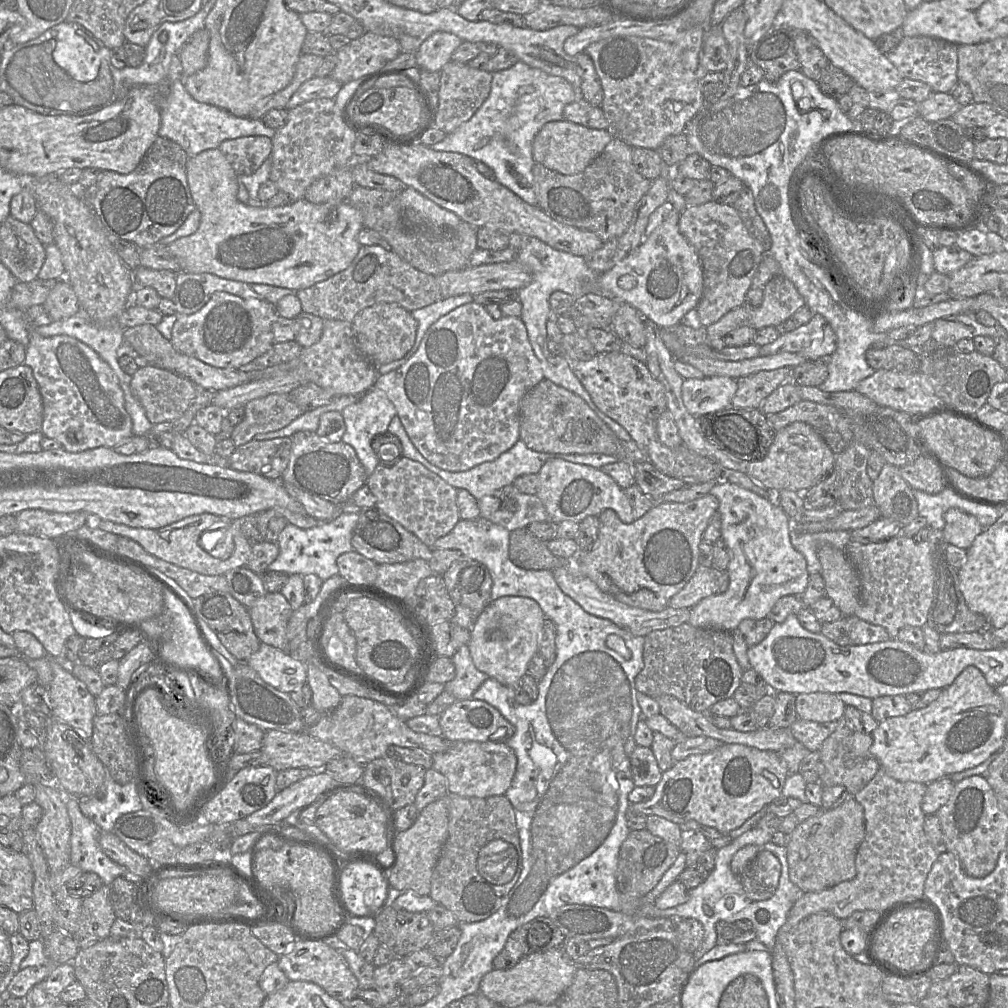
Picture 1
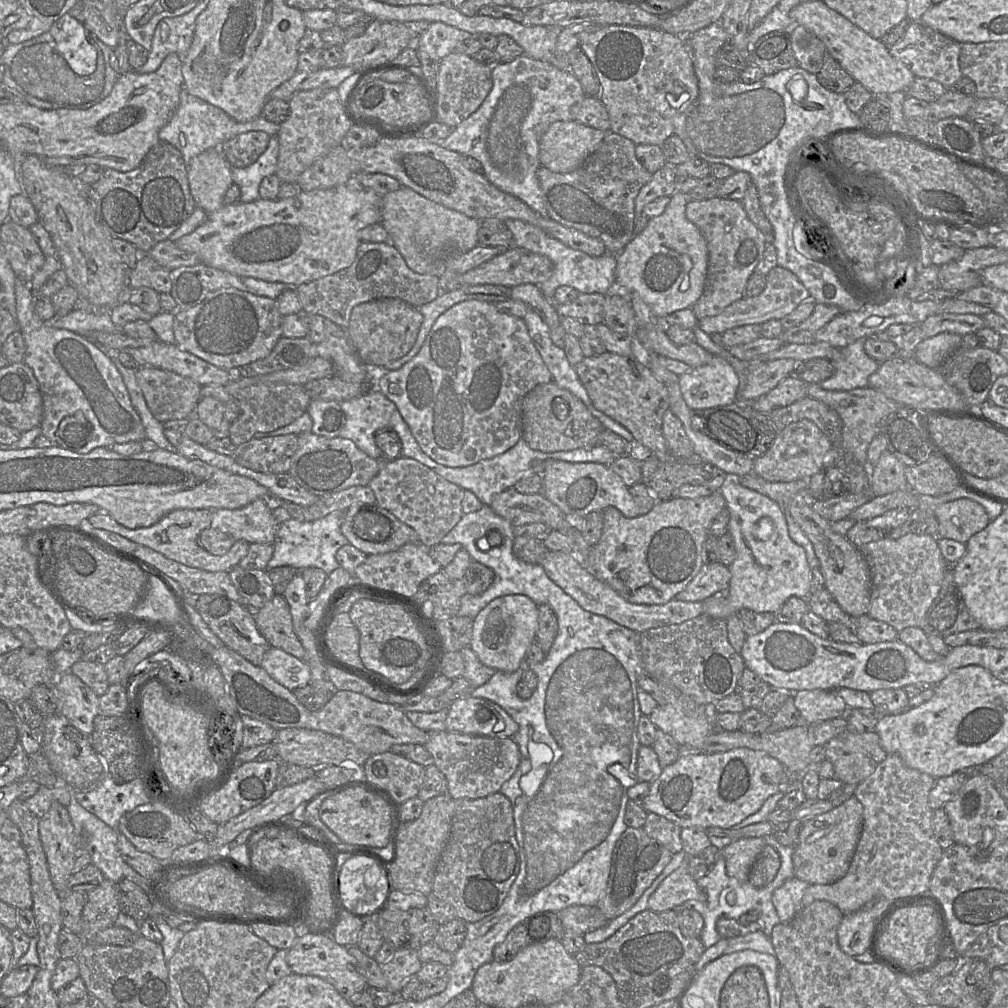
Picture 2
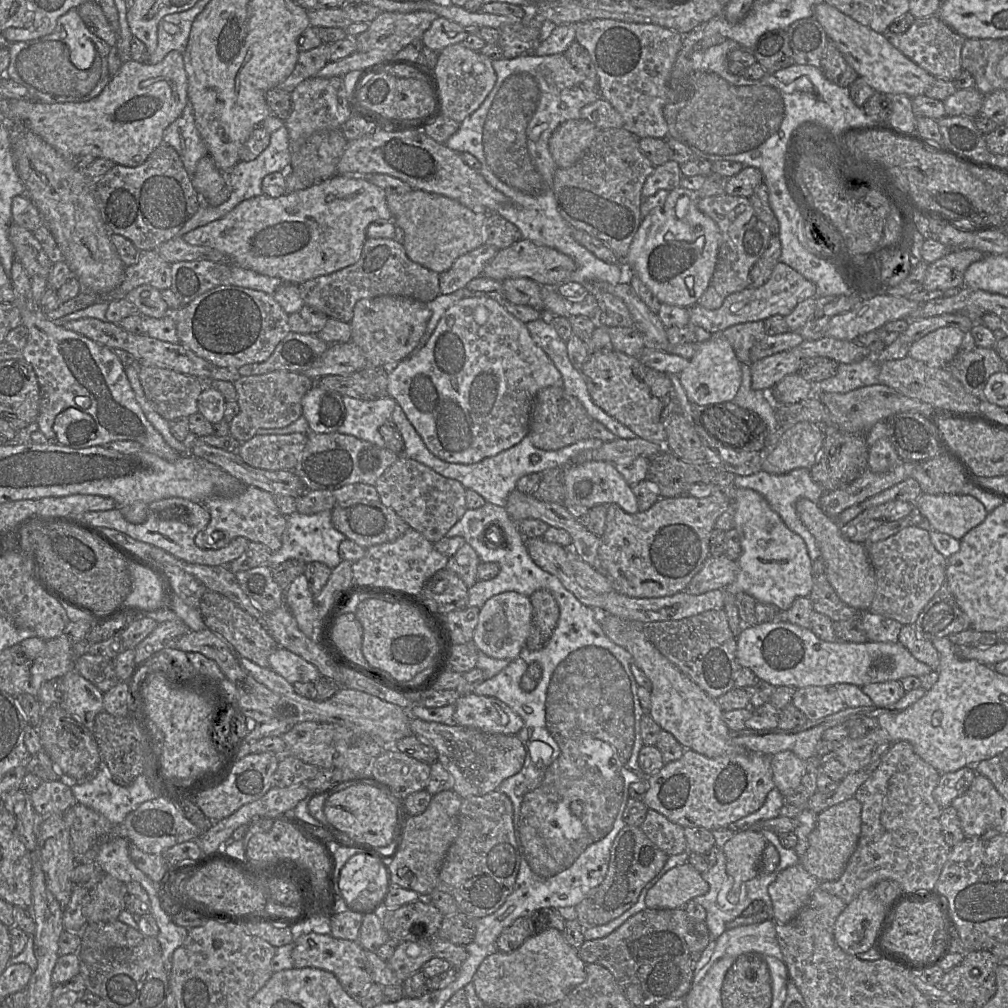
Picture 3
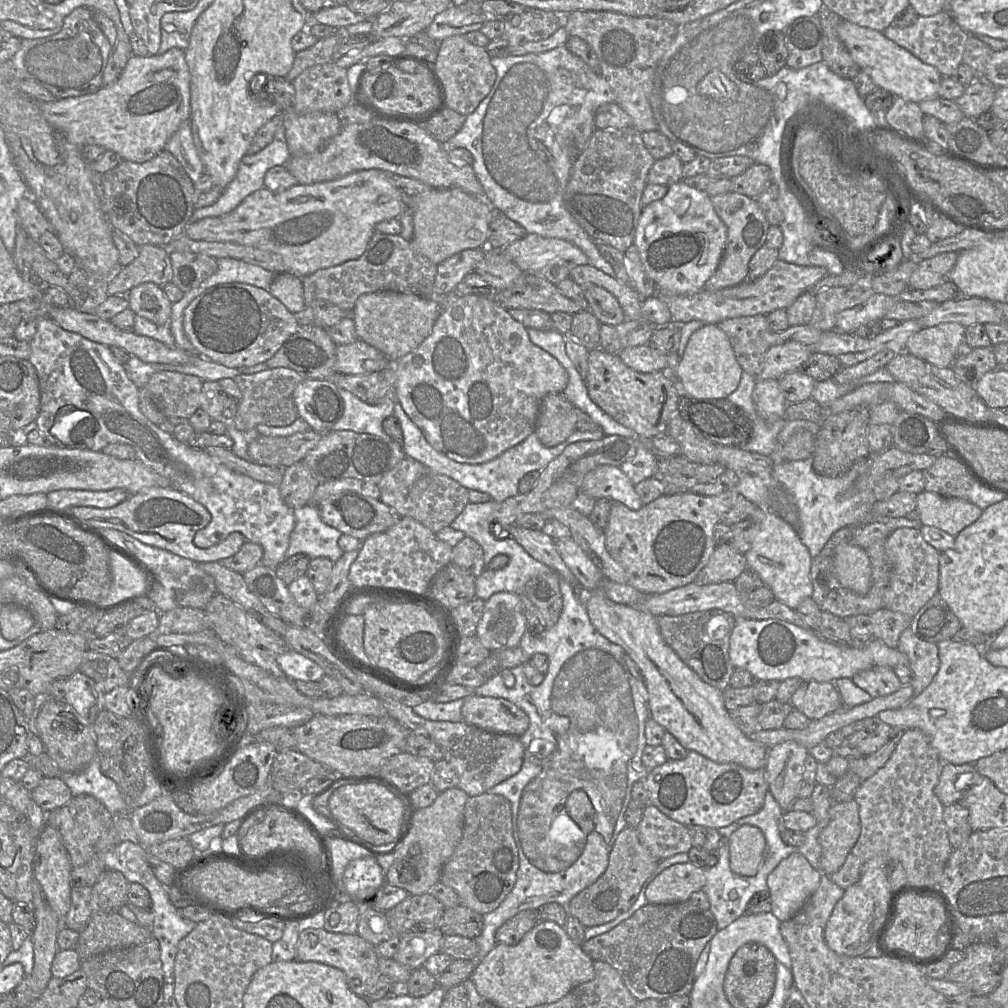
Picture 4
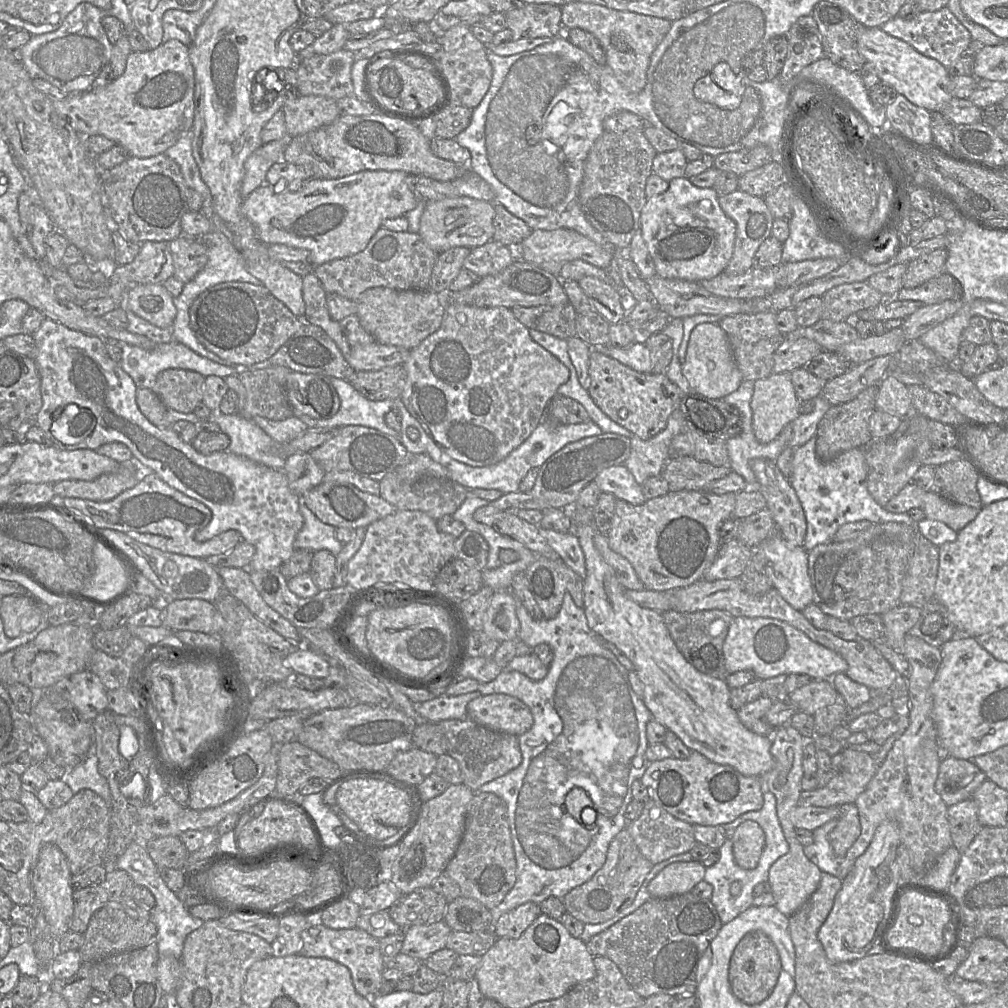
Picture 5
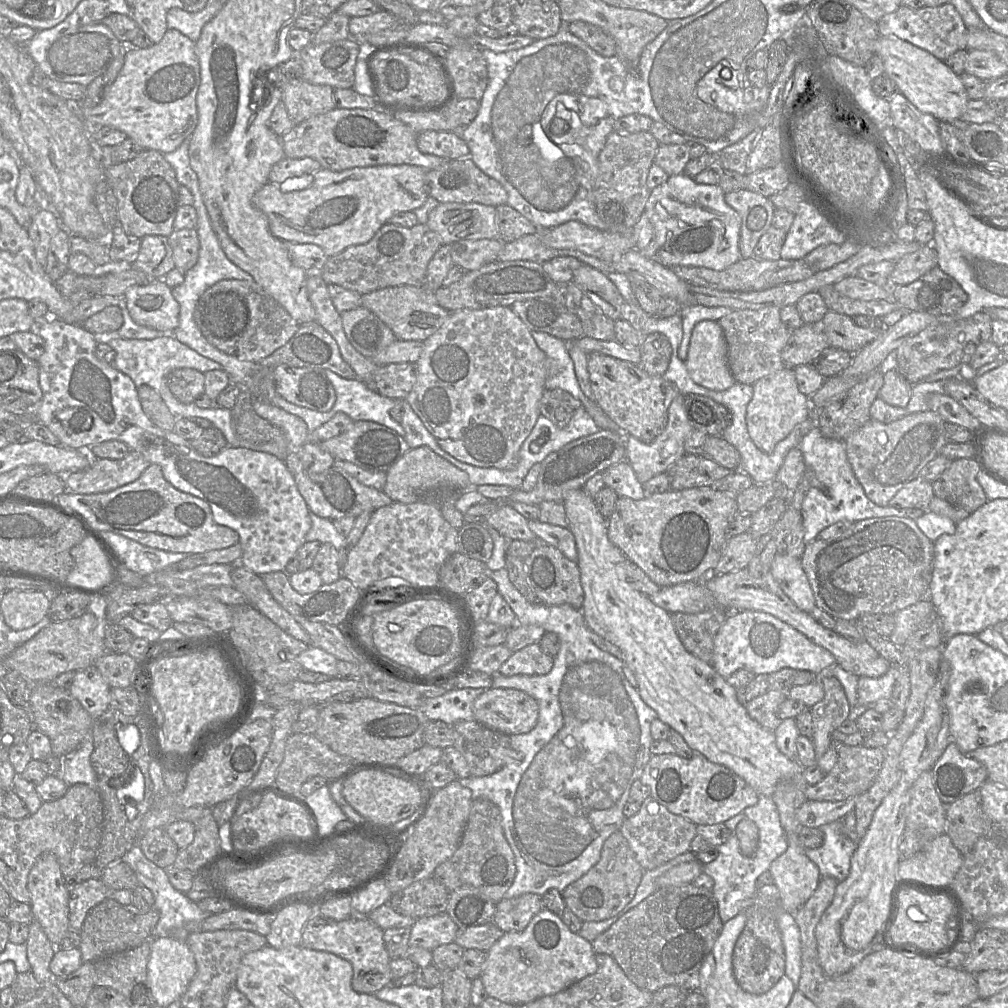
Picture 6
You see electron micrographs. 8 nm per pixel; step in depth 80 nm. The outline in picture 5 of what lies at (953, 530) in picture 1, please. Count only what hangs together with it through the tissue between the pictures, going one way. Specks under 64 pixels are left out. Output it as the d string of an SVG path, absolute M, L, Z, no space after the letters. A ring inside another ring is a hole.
M927 491L924 496L922 510L925 518L943 522L956 532L973 521L980 512L976 508L952 502L931 491Z

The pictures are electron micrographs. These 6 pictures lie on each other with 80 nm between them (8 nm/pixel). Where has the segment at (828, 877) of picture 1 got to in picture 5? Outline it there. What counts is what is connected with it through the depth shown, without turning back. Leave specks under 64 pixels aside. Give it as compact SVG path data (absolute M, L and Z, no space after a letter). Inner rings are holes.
M854 803L841 806L836 827L829 835L829 841L835 855L844 858L847 851L860 835L861 826L858 808Z

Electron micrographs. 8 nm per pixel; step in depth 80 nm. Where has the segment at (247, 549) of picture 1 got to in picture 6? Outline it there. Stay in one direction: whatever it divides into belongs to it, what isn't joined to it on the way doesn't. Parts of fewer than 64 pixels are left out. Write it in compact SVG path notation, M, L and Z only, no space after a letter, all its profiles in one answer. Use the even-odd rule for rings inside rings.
M151 464L132 483L97 494L64 492L57 501L80 513L99 531L123 535L142 545L174 553L202 553L230 547L239 542L239 534L218 525L210 506L202 499L182 492L171 485L157 464Z

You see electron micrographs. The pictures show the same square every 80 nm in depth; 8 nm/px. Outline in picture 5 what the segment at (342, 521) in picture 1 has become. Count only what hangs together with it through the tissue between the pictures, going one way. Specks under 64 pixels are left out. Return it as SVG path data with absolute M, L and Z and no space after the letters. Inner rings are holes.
M302 501L300 512L304 524L295 538L294 549L328 550L336 557L343 546L336 538L336 528L322 522Z

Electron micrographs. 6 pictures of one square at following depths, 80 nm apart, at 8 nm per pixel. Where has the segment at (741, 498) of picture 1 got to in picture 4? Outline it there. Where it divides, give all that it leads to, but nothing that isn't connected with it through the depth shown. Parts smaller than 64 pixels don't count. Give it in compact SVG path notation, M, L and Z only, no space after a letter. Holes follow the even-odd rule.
M756 507L749 518L754 524L754 536L749 550L744 554L747 567L758 574L775 599L795 610L803 599L811 597L813 593L809 550L801 542L795 528L768 507Z

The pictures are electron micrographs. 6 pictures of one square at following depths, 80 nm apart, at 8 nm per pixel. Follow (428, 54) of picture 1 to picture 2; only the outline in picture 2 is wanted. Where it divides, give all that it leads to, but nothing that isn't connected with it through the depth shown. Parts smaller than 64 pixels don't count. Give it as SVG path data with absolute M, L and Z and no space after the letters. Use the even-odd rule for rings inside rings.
M431 22L410 47L415 48L417 52L425 52L430 58L440 62L442 58L455 51L460 42L471 37L471 33L444 22Z

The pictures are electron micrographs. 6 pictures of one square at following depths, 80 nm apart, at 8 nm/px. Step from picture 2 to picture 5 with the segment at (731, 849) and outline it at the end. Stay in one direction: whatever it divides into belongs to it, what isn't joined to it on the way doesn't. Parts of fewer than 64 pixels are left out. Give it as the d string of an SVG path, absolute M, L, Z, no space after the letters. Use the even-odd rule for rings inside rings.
M752 820L742 822L731 836L735 862L743 869L756 868L765 846L765 833Z

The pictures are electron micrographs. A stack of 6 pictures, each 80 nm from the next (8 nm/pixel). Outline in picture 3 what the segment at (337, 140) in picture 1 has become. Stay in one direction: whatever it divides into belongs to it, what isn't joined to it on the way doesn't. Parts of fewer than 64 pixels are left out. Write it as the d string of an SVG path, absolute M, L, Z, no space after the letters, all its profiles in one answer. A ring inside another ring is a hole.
M311 77L301 82L291 93L292 110L285 120L289 133L289 149L292 153L299 151L307 139L321 130L341 129L352 116L343 77Z

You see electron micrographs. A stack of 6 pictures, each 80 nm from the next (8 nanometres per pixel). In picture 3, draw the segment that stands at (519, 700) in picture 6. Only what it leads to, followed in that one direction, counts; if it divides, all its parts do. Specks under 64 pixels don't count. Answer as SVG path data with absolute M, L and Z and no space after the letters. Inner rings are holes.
M472 693L462 695L455 703L455 724L474 728L489 734L517 735L522 729L522 718L502 701L494 697L479 696Z

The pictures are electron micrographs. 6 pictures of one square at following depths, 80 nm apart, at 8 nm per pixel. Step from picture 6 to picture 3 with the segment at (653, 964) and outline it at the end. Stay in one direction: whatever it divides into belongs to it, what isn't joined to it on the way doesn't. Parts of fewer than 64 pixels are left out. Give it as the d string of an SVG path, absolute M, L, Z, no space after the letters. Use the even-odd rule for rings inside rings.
M684 907L677 909L646 908L625 921L609 935L585 940L578 955L585 964L600 964L607 968L633 1006L655 1006L666 999L684 998L692 988L695 967L709 942L706 922L691 918Z

